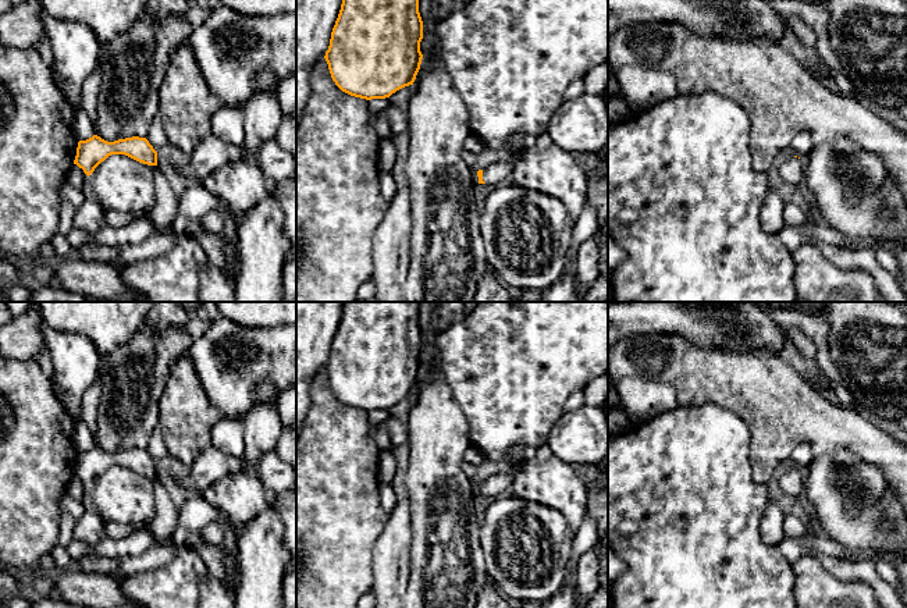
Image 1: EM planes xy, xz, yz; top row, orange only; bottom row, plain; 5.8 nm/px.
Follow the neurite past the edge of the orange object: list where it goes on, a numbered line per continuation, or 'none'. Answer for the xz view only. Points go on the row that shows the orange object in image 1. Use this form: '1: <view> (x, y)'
1: xz (493, 174)

